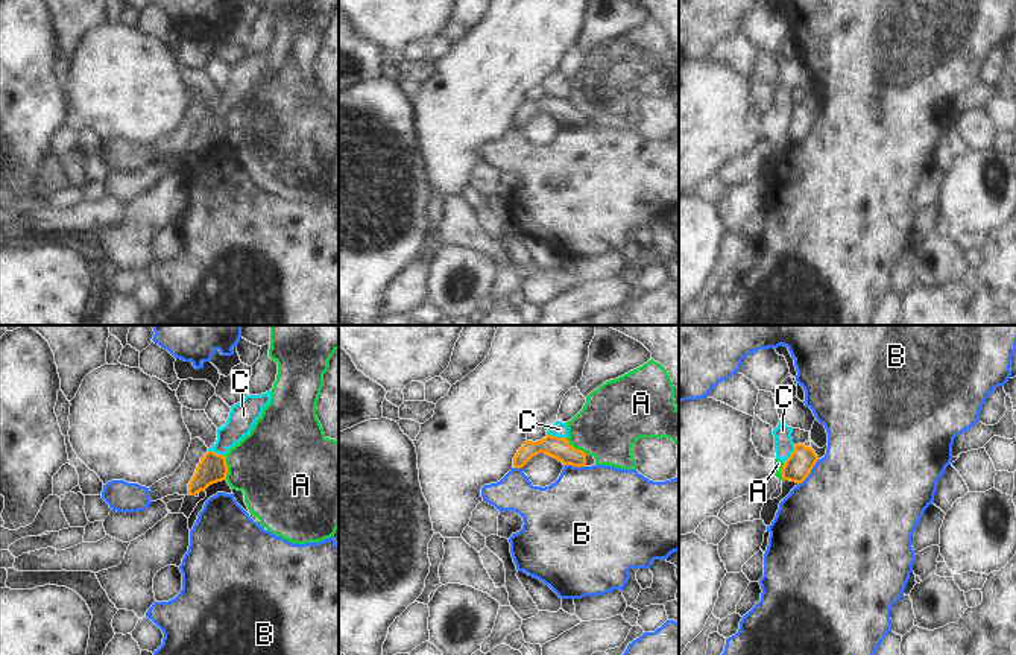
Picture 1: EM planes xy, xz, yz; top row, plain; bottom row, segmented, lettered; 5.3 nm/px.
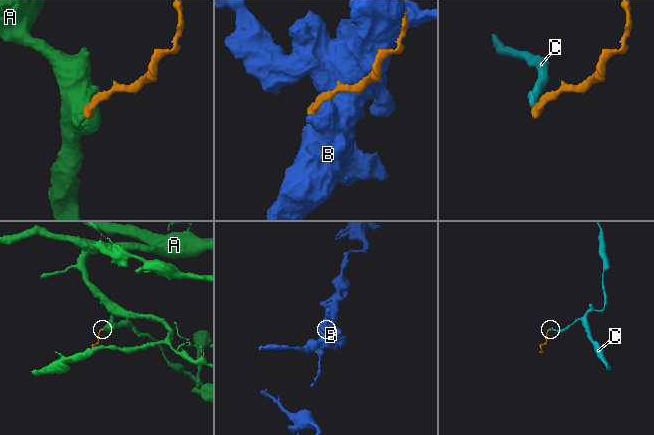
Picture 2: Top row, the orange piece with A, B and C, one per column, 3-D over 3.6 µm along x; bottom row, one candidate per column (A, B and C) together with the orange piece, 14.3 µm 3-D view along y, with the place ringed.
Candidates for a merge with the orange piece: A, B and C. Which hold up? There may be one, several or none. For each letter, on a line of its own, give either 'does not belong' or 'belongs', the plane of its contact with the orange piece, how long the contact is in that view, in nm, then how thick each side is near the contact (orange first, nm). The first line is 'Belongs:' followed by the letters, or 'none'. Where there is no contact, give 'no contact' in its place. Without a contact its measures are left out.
Belongs: C
A: does not belong; meets orange in xy; contact 130 nm long; 150 nm thick on the orange side, 440 nm on the other
B: does not belong; meets orange in yz; contact 170 nm long; 140 nm thick on the orange side, 500 nm on the other
C: belongs; meets orange in xz; contact 110 nm long; 120 nm thick on the orange side, 80 nm on the other

